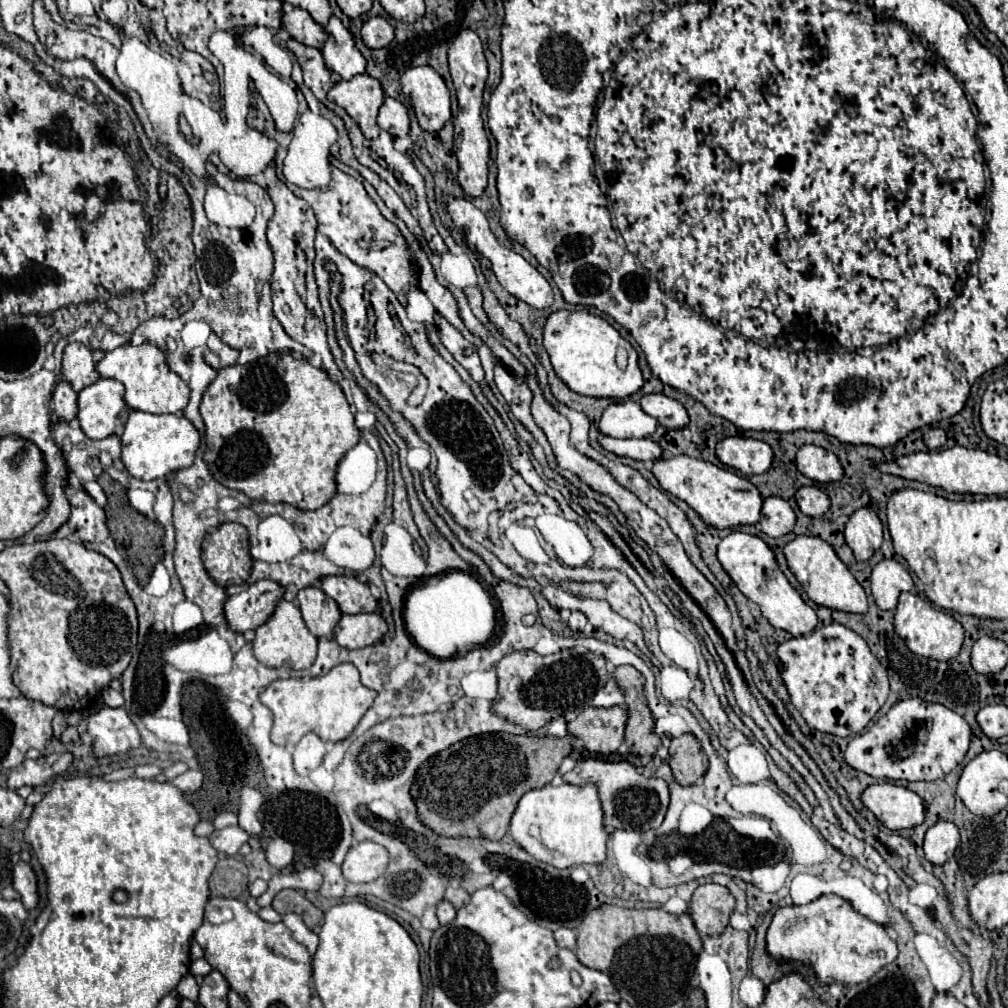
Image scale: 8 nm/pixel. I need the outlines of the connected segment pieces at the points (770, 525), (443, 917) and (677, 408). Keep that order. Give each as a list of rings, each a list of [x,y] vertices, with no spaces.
[[[778,496],[764,498],[760,526],[766,536],[772,536],[772,538],[784,536],[794,528],[794,524],[796,524],[796,514],[786,500]]]
[[[442,900],[436,906],[436,916],[438,916],[438,922],[444,926],[444,924],[448,924],[448,922],[452,922],[456,918],[456,910],[448,900]]]
[[[646,394],[640,398],[640,406],[646,414],[654,416],[658,420],[658,424],[664,428],[680,430],[680,428],[688,426],[686,408],[680,402],[664,396],[664,394]]]

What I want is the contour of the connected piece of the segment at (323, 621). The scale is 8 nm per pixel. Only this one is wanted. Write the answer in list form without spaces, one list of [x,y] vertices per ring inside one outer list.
[[[308,586],[298,592],[298,608],[308,630],[316,638],[332,638],[334,628],[342,616],[338,604],[328,598],[320,588]]]

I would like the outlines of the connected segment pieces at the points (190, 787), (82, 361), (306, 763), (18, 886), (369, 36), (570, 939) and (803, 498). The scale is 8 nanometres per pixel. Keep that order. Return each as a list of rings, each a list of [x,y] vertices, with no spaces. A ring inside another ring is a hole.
[[[188,770],[186,774],[174,778],[172,784],[176,788],[180,788],[182,792],[196,792],[202,786],[202,774],[200,772],[194,772],[194,770]]]
[[[80,342],[68,344],[62,354],[62,378],[72,384],[72,390],[80,392],[82,388],[94,384],[100,376],[92,360],[92,350]]]
[[[306,734],[292,750],[294,770],[300,776],[306,776],[310,770],[314,770],[322,764],[324,754],[326,754],[326,744],[320,740],[320,736]]]
[[[18,862],[12,868],[12,886],[20,894],[20,900],[26,910],[36,908],[38,904],[38,886],[36,886],[36,876],[30,870],[26,862]]]
[[[374,16],[374,18],[368,18],[362,26],[362,42],[368,46],[368,48],[384,48],[392,42],[394,38],[394,28],[388,24],[388,20],[380,18],[380,16]]]
[[[560,928],[554,932],[554,940],[556,944],[560,944],[560,948],[568,948],[568,950],[576,950],[576,932],[570,928]]]
[[[816,486],[798,488],[794,498],[796,498],[796,504],[798,504],[800,512],[806,514],[806,516],[822,516],[830,508],[828,496],[822,490],[818,490]]]

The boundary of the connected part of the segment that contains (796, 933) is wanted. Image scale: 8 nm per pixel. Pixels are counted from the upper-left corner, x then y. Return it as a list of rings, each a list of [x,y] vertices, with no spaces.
[[[836,894],[820,896],[806,906],[778,908],[766,934],[766,952],[776,962],[800,962],[814,970],[818,984],[860,984],[898,956],[888,930],[860,916]]]

